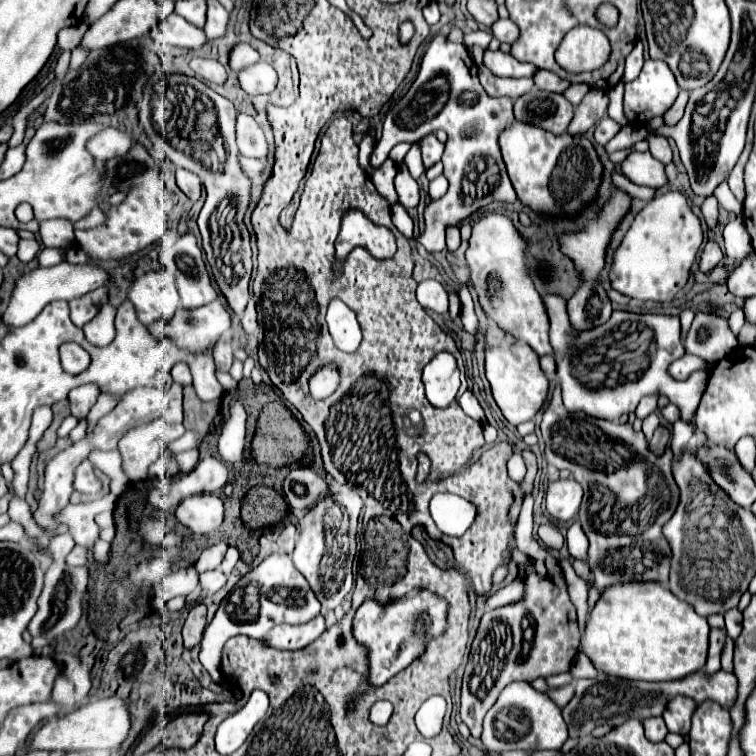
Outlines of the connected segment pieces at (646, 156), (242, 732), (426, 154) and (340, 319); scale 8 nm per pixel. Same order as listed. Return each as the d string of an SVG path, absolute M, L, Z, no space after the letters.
M631 152L623 164L621 172L637 186L665 186L667 178L663 172L663 164L651 156L651 152Z
M253 690L247 704L235 712L231 718L225 718L215 736L219 754L233 754L253 732L255 724L265 718L269 708L269 696L263 690Z
M429 134L421 140L421 154L423 154L423 164L425 168L431 168L435 162L441 160L443 156L443 144L437 140L435 134Z
M331 300L327 306L327 324L335 346L339 350L355 352L361 342L361 328L355 312L341 300Z

